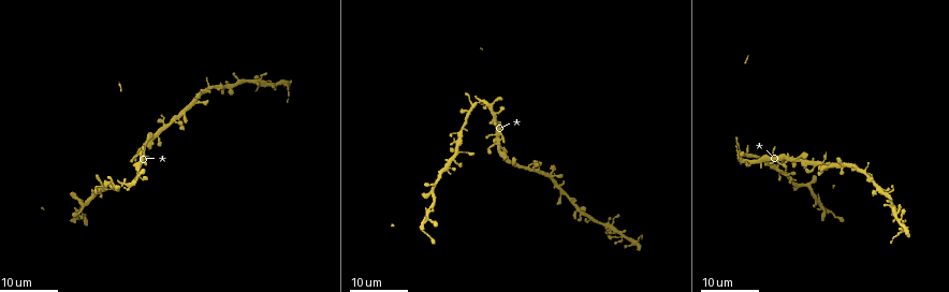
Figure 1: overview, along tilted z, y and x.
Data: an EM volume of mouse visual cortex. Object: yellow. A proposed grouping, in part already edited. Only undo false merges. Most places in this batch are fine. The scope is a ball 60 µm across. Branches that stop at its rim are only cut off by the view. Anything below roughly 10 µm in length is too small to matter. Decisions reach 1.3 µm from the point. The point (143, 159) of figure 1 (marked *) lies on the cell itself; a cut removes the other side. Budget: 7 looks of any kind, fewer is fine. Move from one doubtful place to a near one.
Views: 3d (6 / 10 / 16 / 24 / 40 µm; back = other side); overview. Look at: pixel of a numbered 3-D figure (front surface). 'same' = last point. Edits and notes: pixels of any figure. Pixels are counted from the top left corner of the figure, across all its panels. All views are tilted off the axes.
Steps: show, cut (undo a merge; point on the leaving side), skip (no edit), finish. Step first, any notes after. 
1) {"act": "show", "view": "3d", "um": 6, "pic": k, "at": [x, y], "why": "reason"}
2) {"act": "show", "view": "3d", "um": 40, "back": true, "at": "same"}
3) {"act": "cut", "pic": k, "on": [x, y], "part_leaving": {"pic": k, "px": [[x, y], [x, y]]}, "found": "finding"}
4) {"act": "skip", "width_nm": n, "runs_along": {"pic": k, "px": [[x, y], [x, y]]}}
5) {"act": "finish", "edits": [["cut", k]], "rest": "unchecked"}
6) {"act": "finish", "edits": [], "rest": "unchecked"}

{"act": "show", "view": "3d", "um": 16, "pic": 1, "at": [528, 167], "why": "calibre changes"}

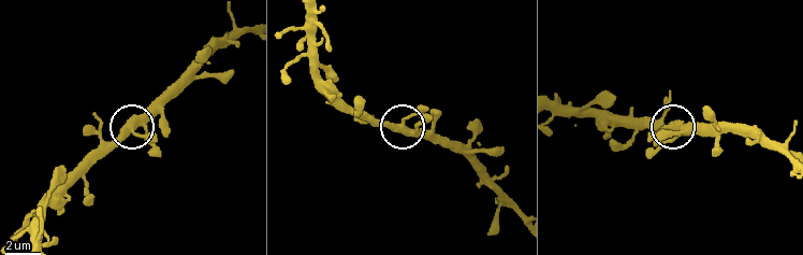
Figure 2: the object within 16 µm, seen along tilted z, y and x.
{"act": "show", "view": "3d", "um": 6, "pic": 2, "at": [134, 124]}

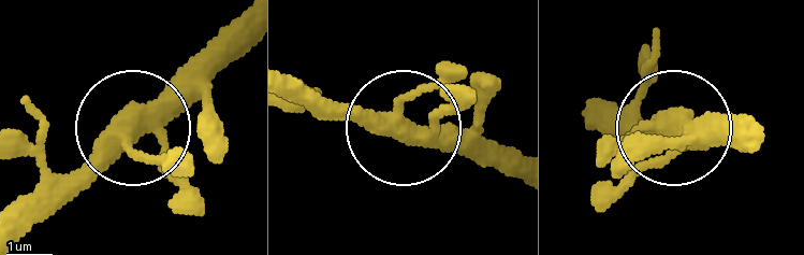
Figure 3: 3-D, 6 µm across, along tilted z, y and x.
{"act": "skip", "arms": 3, "runs_along": {"pic": 3, "px": [[20, 240], [79, 192], [207, 40]]}, "found": "continuous, no second cell"}

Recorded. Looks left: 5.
{"act": "show", "view": "3d", "um": 16, "pic": 1, "at": [154, 138], "why": "calibre changes"}

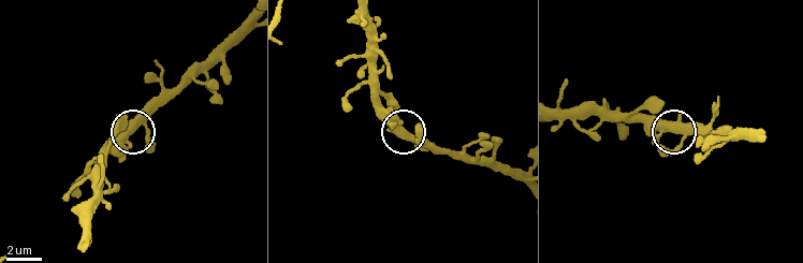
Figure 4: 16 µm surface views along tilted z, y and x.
{"act": "show", "view": "3d", "um": 6, "pic": 4, "at": [131, 130]}

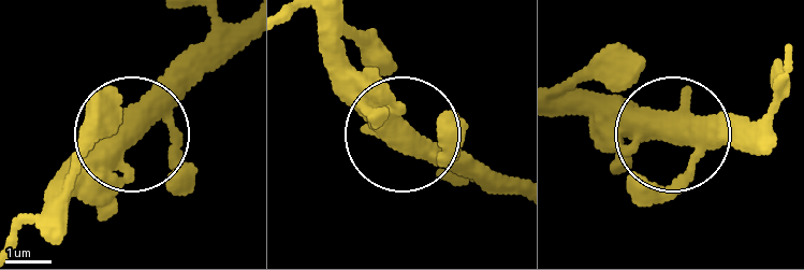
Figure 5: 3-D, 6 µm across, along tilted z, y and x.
{"act": "skip", "found": "continuous, no second cell"}

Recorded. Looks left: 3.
{"act": "show", "view": "3d", "um": 24, "pic": 1, "at": [559, 188], "why": "four-way junction"}

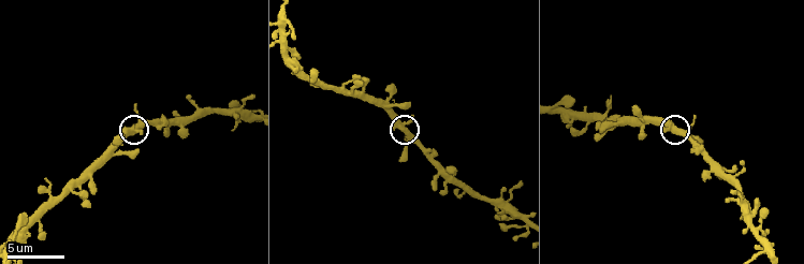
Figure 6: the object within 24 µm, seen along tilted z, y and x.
{"act": "show", "view": "3d", "um": 6, "pic": 6, "at": [406, 130], "why": "closer look"}

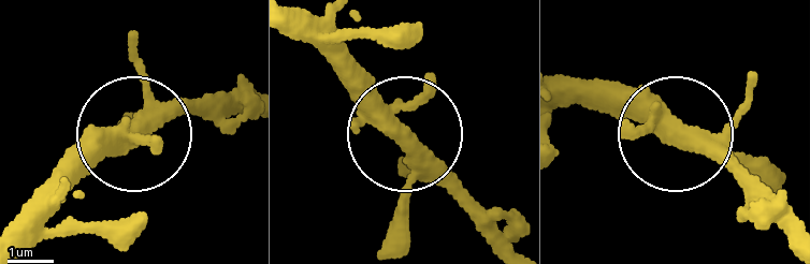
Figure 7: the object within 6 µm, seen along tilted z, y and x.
{"act": "skip", "runs_along": {"pic": 7, "px": [[20, 218], [141, 123], [245, 82]]}, "found": "one cell here"}

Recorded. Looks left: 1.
{"act": "finish", "edits": [], "rest": "unchecked"}

